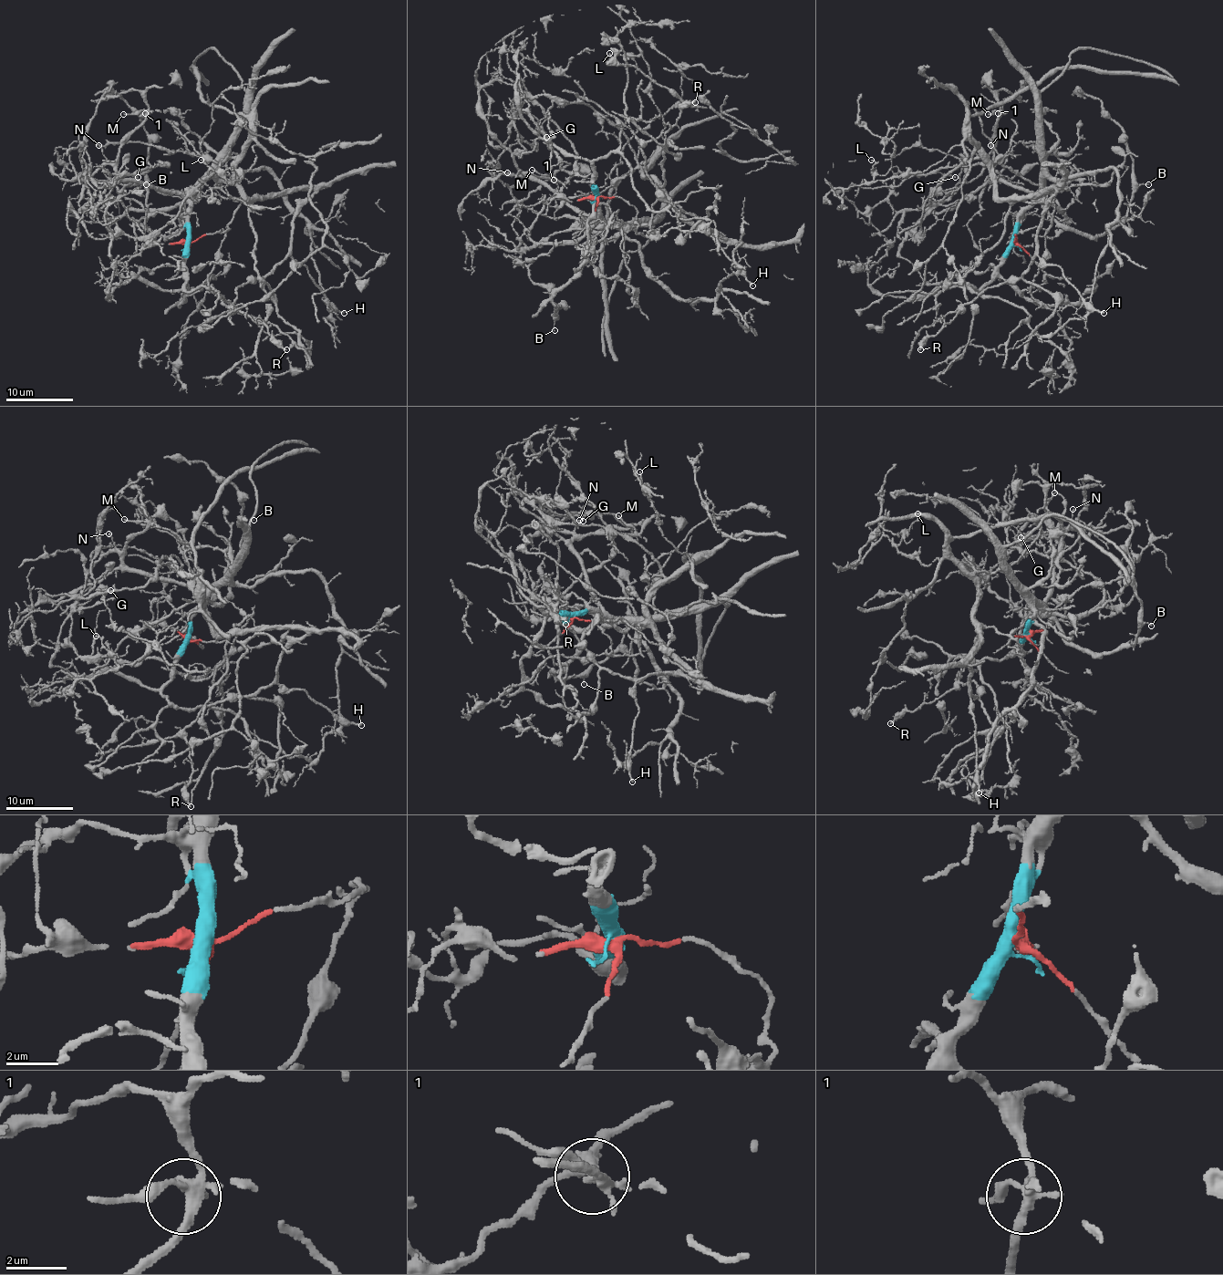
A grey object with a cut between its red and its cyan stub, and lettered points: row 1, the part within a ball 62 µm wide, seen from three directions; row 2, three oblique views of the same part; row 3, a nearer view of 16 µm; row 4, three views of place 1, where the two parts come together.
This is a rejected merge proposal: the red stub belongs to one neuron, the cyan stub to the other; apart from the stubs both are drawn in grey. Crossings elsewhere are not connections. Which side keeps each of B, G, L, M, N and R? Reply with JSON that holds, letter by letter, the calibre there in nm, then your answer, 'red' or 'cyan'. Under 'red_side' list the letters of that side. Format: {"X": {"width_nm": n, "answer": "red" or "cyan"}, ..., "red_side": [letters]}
{"B": {"width_nm": 90, "answer": "cyan"}, "G": {"width_nm": 110, "answer": "cyan"}, "L": {"width_nm": 100, "answer": "red"}, "M": {"width_nm": 160, "answer": "cyan"}, "N": {"width_nm": 130, "answer": "cyan"}, "R": {"width_nm": 200, "answer": "red"}, "red_side": ["L", "R"]}

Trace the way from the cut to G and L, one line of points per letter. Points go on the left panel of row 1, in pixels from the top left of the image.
G: (188, 242), (186, 202), (129, 210), (121, 200), (133, 180), (165, 162), (133, 174), (138, 178)
L: (188, 243), (228, 230), (250, 200), (235, 164), (255, 144), (240, 180), (200, 160)

